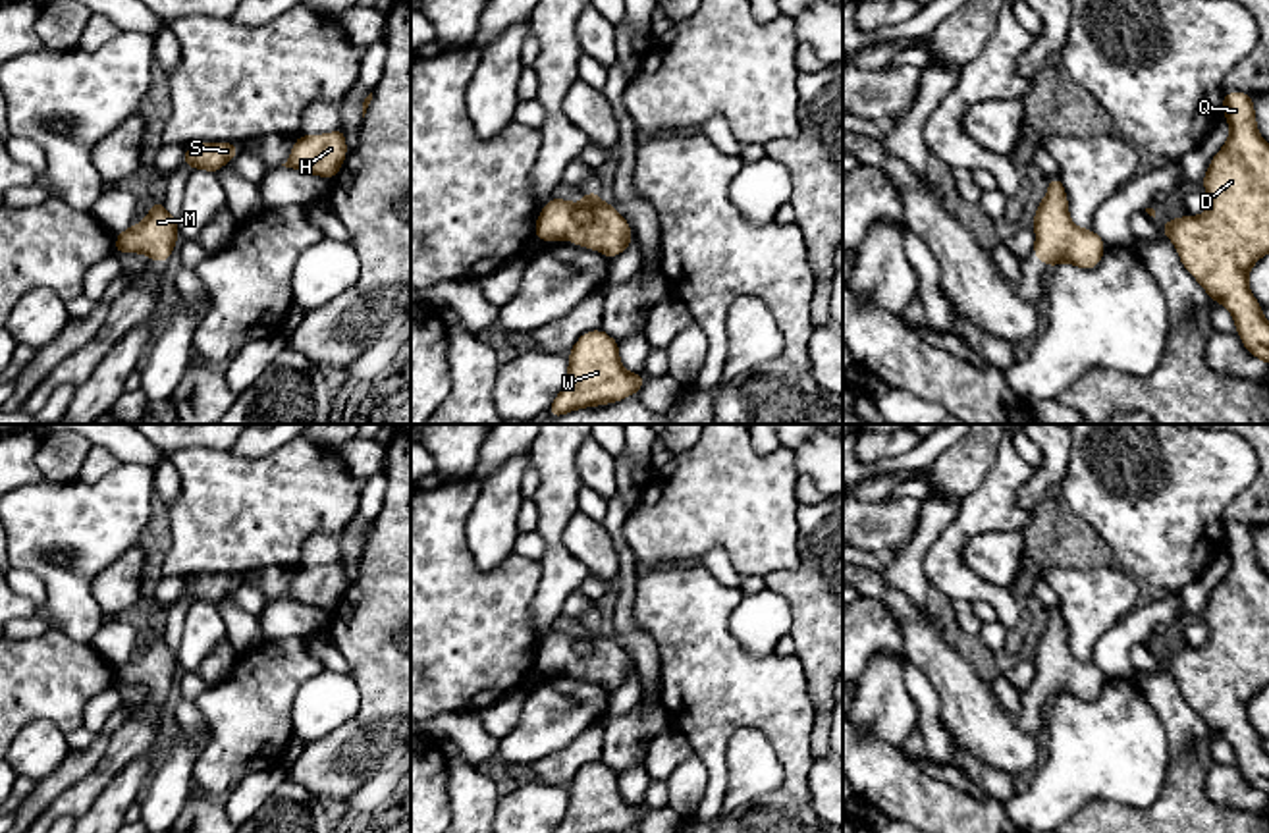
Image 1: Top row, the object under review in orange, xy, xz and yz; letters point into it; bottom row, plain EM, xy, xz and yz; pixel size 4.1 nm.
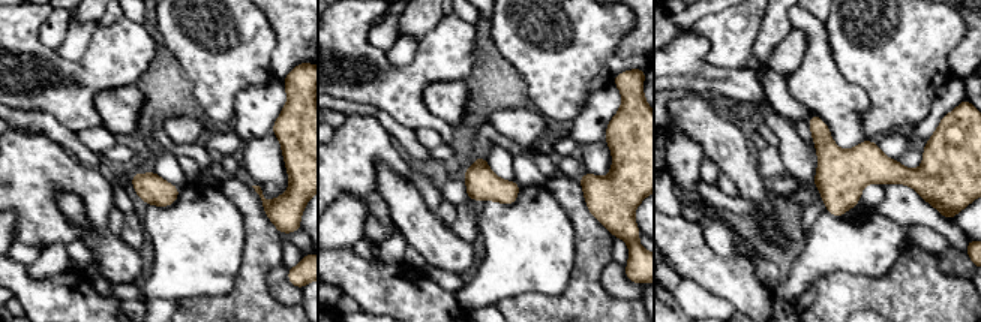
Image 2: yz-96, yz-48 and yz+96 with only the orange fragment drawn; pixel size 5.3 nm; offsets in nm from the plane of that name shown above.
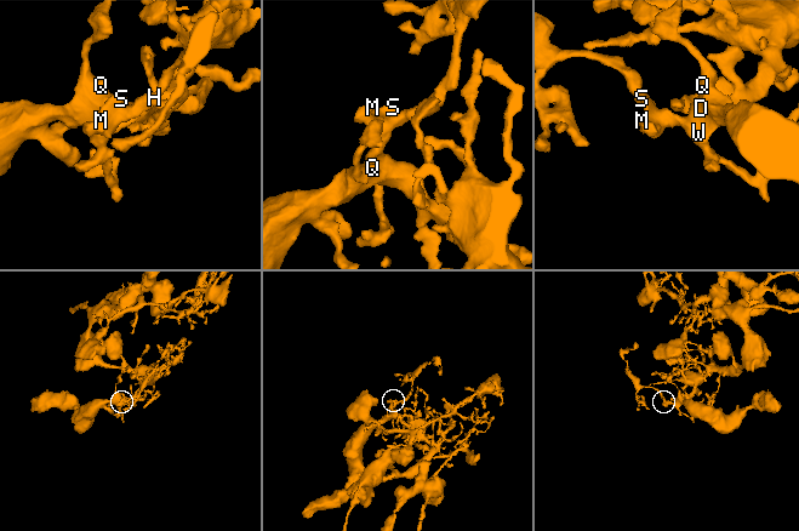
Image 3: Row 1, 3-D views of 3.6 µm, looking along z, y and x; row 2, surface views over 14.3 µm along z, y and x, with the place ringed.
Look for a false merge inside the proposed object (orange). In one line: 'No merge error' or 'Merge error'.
No merge error

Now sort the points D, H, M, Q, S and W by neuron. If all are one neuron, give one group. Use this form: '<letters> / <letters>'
D H M Q S W

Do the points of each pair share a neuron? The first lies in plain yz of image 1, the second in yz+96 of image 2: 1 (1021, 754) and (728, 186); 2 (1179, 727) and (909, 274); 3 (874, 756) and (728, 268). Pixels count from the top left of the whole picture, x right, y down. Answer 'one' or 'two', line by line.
1: two
2: one
3: one

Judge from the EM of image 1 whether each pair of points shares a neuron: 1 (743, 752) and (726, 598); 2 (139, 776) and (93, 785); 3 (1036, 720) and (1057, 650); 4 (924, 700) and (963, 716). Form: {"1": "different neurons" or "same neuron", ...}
{"1": "different neurons", "2": "different neurons", "3": "same neuron", "4": "different neurons"}

